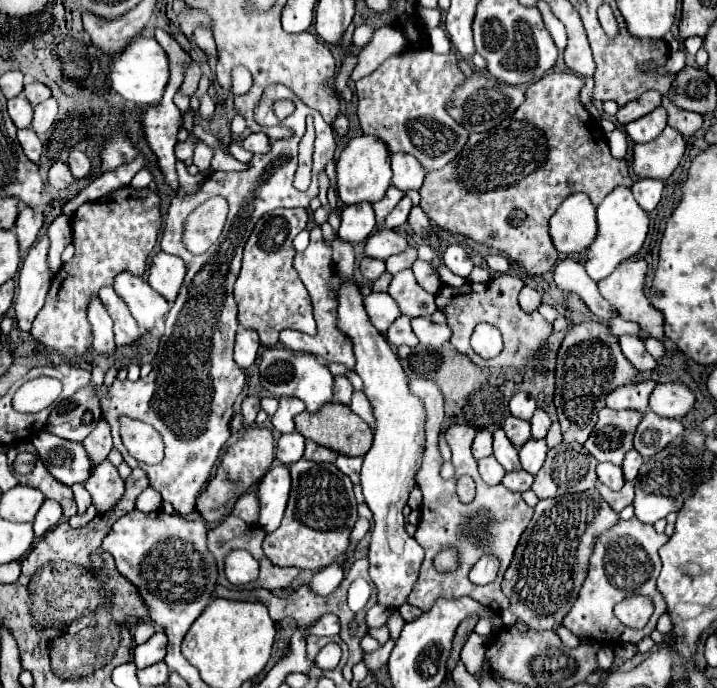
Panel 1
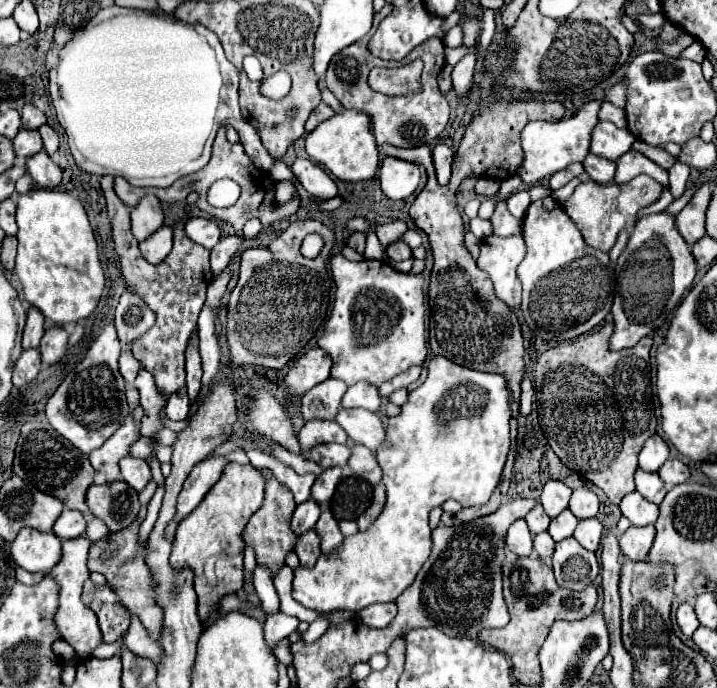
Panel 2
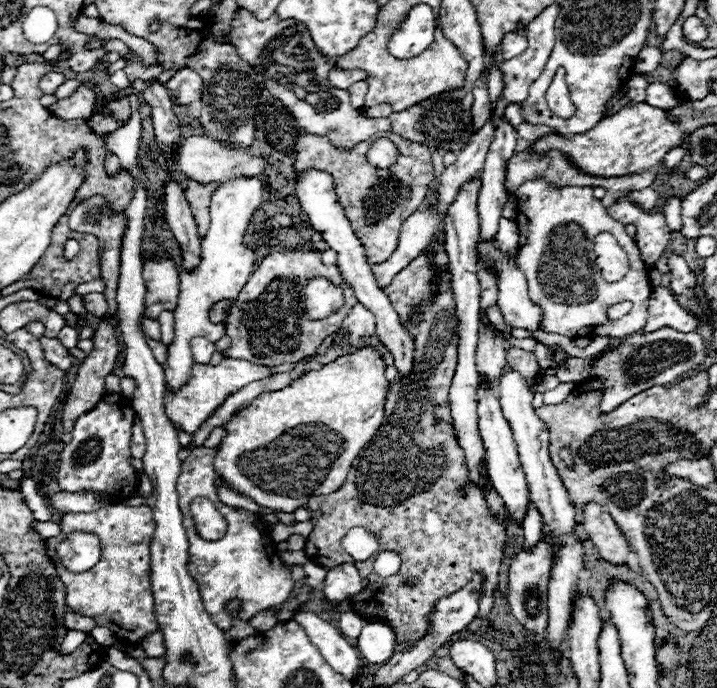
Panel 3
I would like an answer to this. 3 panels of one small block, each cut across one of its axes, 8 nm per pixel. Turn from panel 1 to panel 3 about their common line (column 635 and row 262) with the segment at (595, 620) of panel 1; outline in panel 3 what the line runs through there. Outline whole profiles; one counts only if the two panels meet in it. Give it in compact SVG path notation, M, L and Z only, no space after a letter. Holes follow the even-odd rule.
M524 182L518 192L516 224L520 232L518 268L528 280L530 298L544 308L544 330L562 334L568 338L584 336L608 336L626 338L636 334L646 324L646 308L652 286L648 282L648 268L640 258L636 242L626 234L624 224L612 220L598 198L594 198L592 186L570 186L564 190L548 188L544 182ZM608 230L624 246L630 270L618 282L606 282L594 264L594 238ZM630 300L632 312L620 320L606 318L606 306L614 302Z

